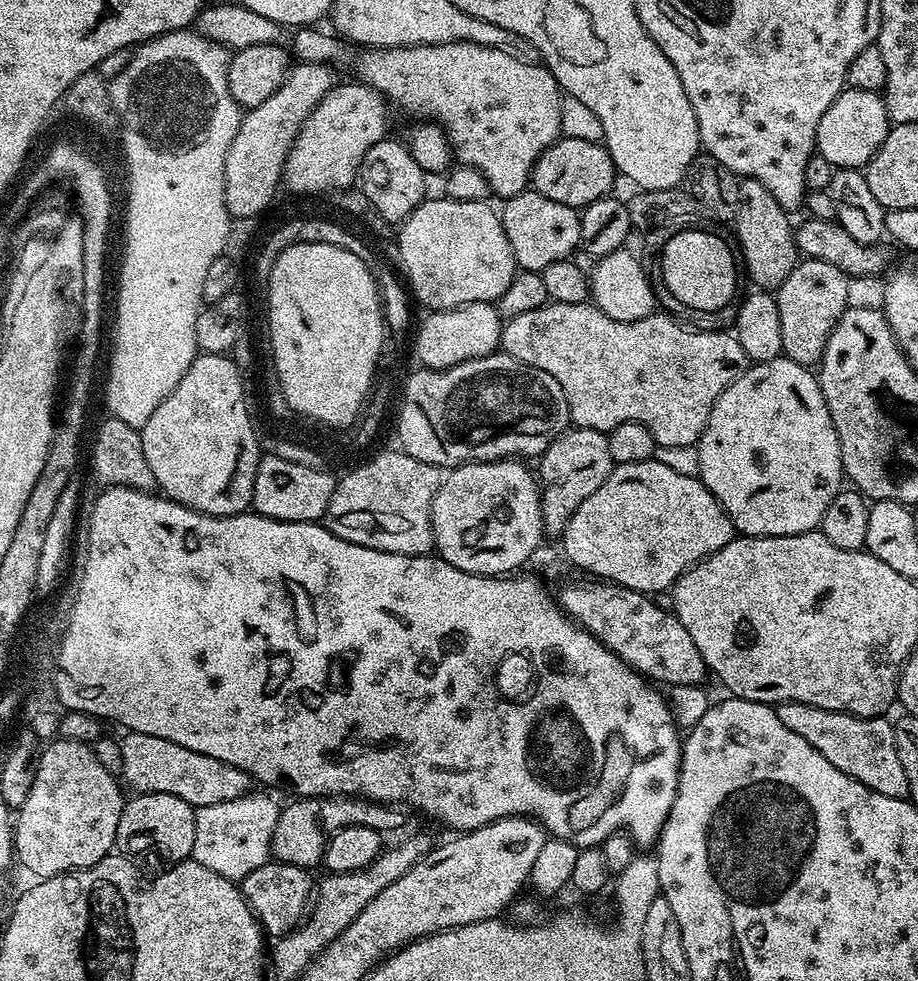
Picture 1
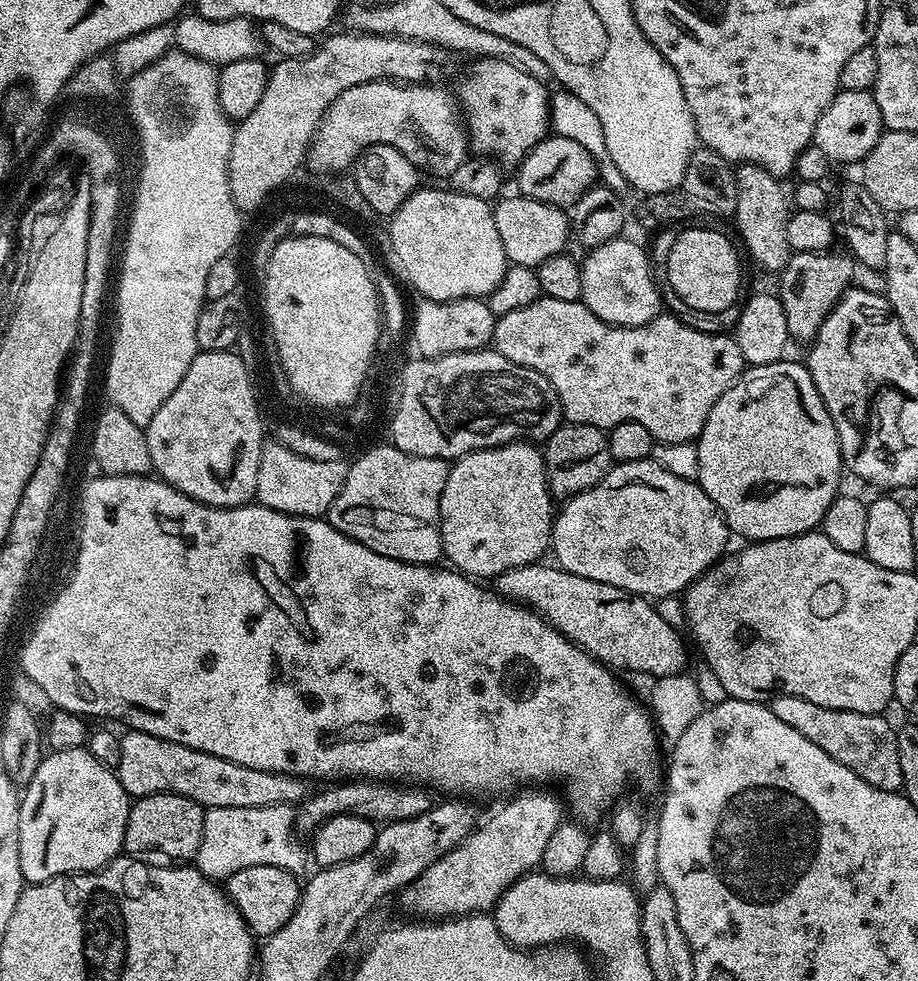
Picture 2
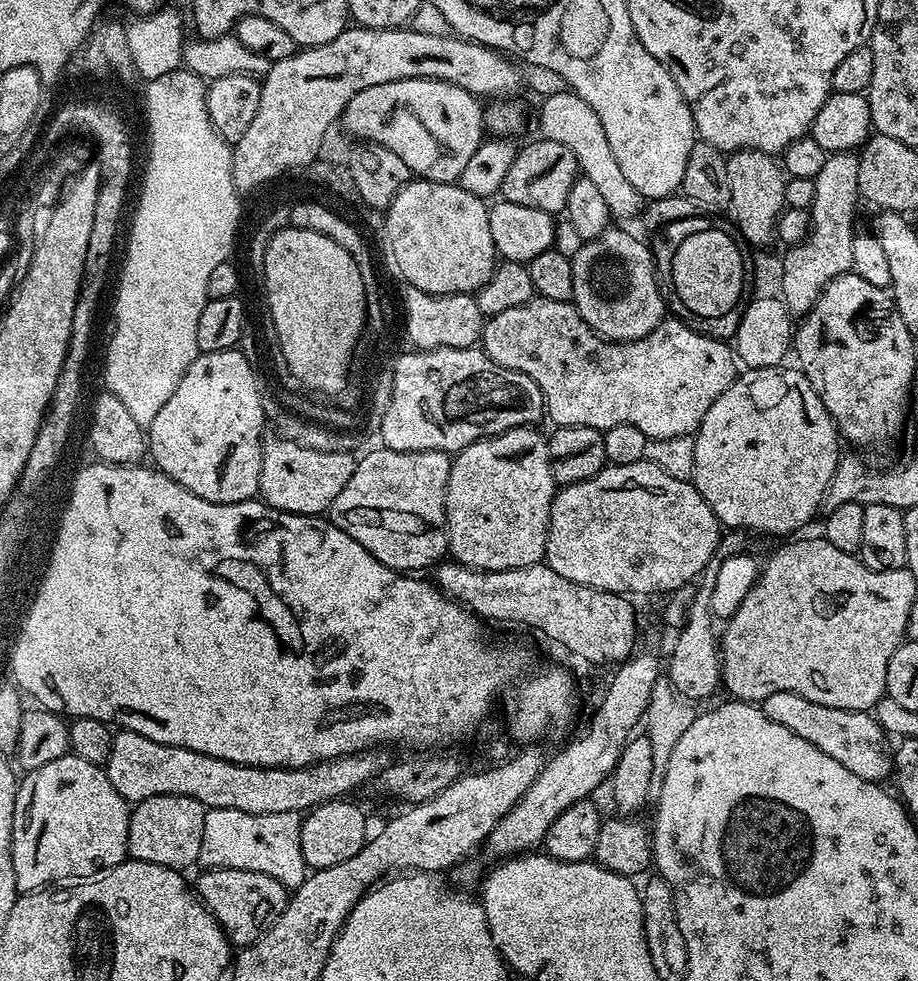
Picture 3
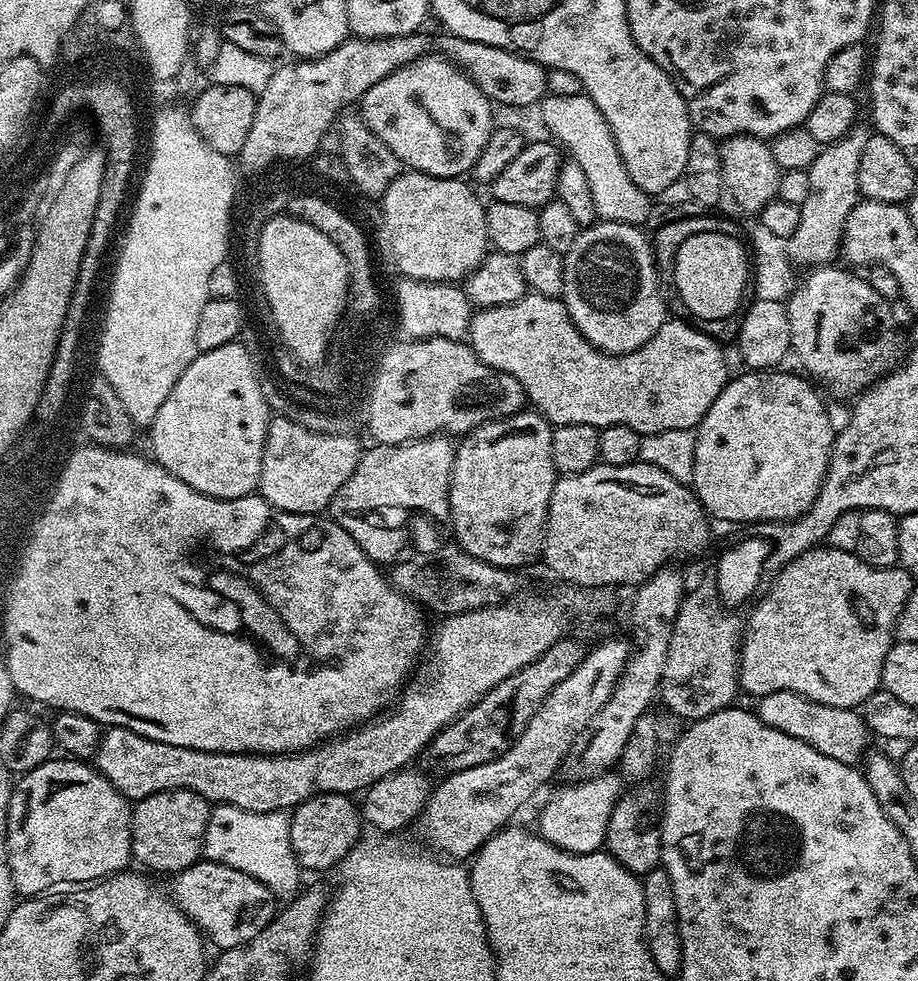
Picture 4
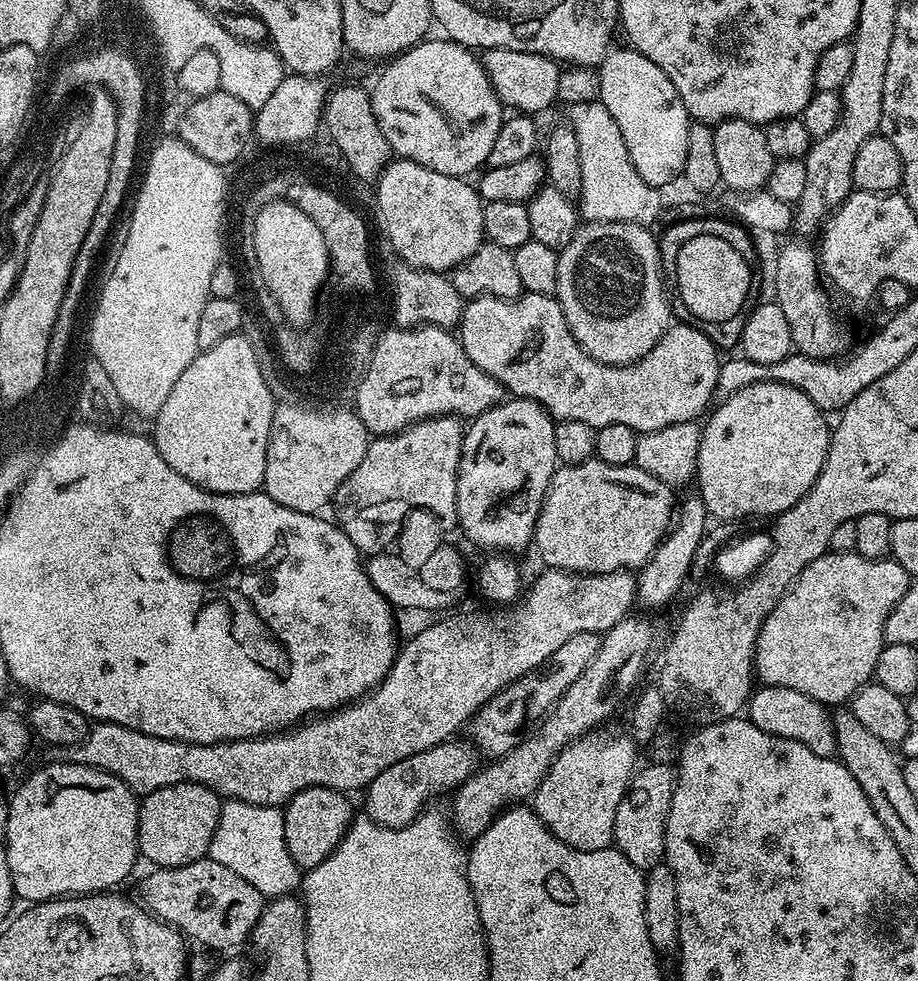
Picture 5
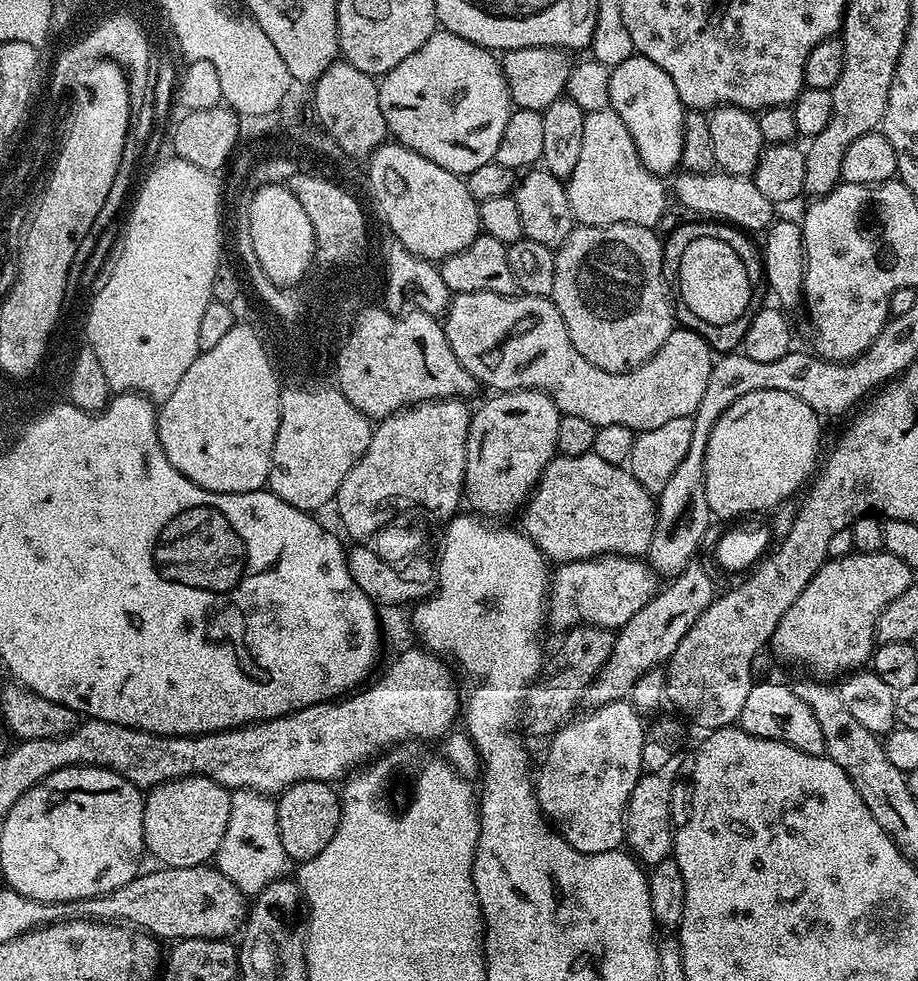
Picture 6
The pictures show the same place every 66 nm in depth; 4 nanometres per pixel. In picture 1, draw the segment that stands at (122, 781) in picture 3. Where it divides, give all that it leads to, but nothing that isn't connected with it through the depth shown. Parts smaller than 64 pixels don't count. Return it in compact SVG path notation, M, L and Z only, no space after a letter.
M128 732L125 737L120 740L122 780L133 788L133 793L174 794L174 798L182 798L182 802L198 809L214 806L214 802L242 798L253 791L254 781L247 772L210 758L210 754L190 750L178 742L166 742L166 738L154 738L154 734Z

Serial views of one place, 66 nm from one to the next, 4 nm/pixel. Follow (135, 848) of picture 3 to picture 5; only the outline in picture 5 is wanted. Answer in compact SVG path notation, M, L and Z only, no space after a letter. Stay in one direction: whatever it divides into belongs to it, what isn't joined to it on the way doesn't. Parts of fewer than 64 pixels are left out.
M175 784L162 790L147 793L140 800L140 817L138 818L138 852L156 868L181 868L195 860L205 859L208 847L214 838L214 830L218 826L222 800L215 792L211 792L201 784Z

